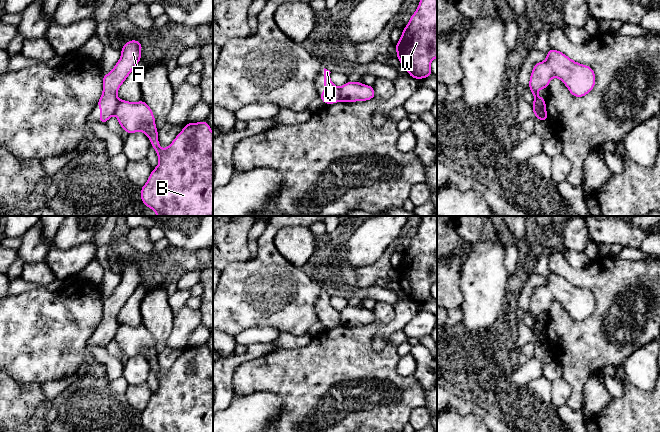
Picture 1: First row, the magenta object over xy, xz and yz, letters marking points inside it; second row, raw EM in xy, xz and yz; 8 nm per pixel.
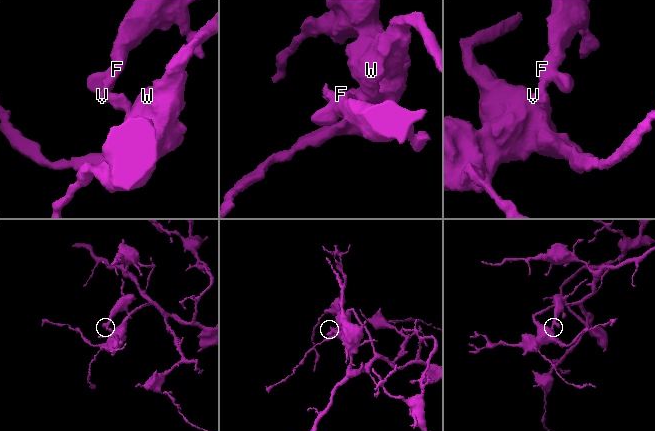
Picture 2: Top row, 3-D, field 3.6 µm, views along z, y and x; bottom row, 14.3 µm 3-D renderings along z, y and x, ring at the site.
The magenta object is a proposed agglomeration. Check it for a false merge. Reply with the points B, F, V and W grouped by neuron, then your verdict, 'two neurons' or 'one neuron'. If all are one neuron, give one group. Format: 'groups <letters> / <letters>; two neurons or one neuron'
groups B W / F V; two neurons

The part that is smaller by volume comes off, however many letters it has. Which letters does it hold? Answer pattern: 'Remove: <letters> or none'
Remove: F, V

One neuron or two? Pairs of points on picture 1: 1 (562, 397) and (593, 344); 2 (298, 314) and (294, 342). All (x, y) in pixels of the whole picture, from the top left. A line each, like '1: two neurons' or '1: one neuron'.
1: two neurons
2: two neurons

